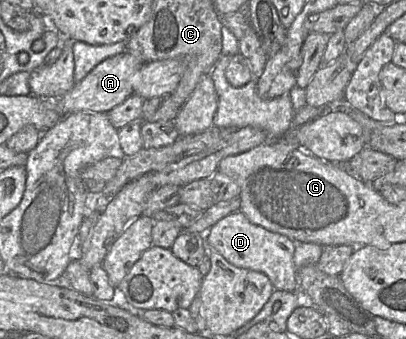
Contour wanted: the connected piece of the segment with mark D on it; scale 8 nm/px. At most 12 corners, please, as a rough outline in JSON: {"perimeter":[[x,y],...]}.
{"perimeter":[[233,212],[205,242],[232,265],[298,291],[293,240]]}

